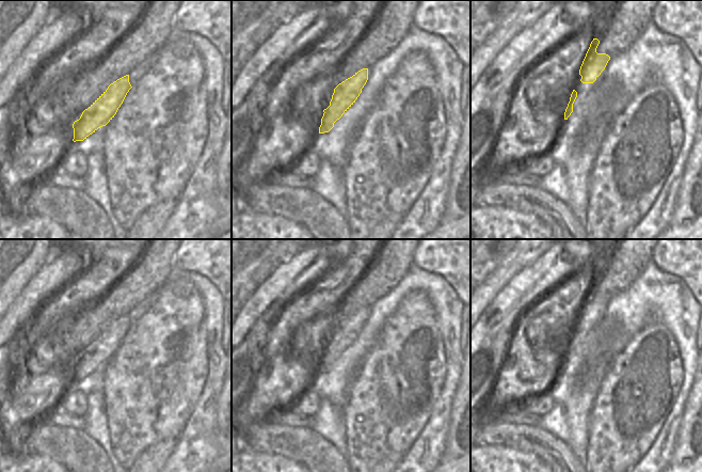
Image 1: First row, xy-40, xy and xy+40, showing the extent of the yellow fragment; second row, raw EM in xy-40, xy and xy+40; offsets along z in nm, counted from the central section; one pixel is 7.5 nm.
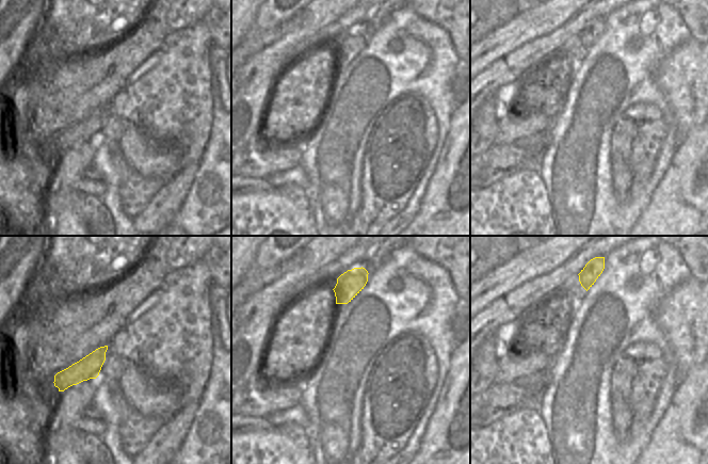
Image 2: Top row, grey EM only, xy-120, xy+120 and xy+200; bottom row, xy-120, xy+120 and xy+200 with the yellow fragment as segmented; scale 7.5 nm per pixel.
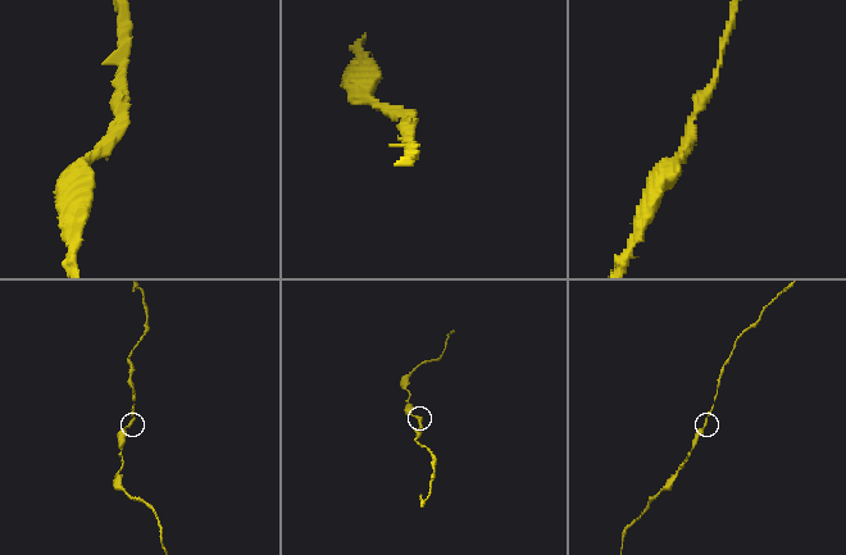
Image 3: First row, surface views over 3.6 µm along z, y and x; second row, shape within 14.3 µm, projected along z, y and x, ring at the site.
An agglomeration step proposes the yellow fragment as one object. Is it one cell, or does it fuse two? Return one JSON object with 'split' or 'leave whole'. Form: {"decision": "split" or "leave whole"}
{"decision": "leave whole"}

